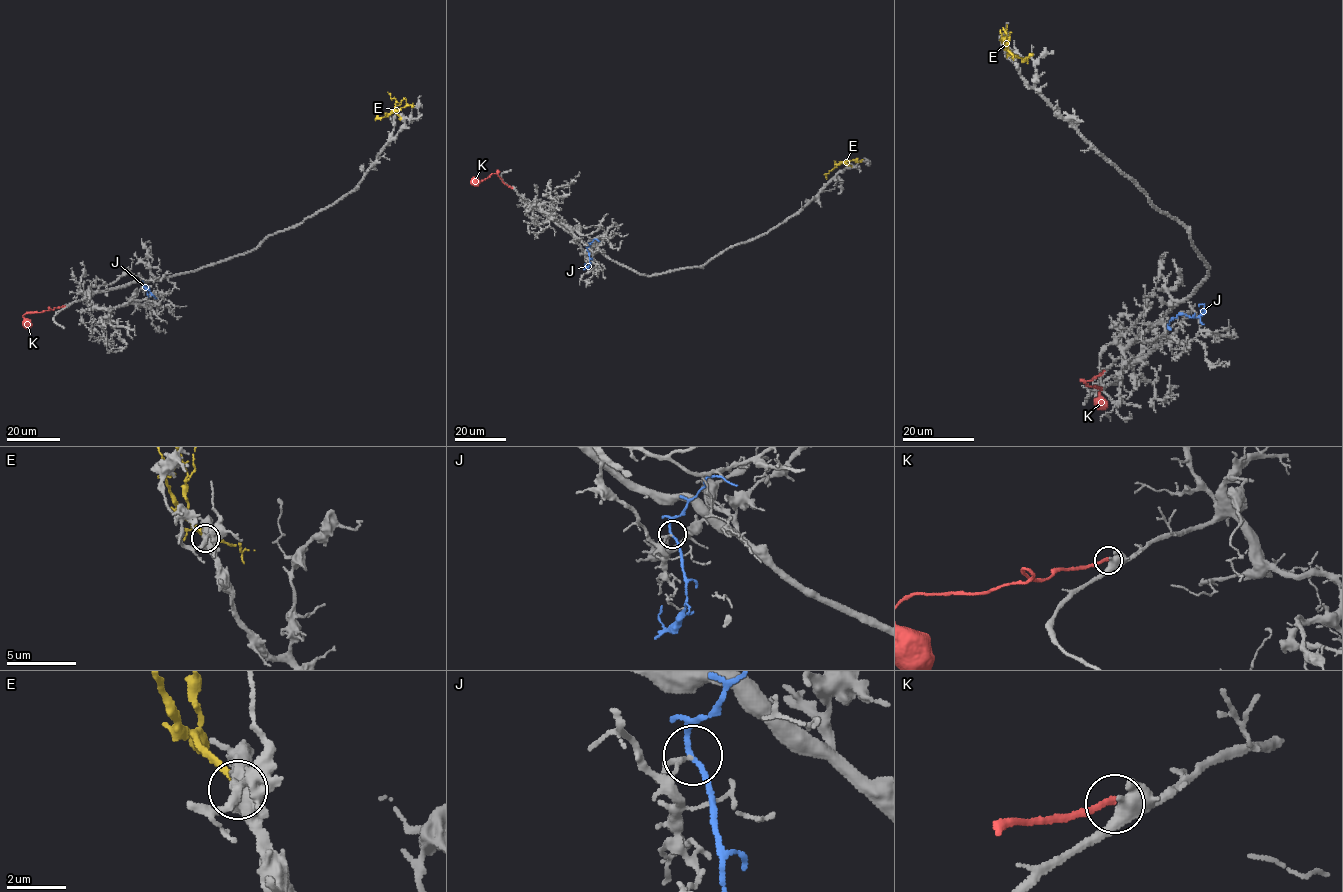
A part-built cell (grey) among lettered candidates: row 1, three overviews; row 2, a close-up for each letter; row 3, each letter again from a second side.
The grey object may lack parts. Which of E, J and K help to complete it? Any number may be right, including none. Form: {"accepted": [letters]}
{"accepted": []}

